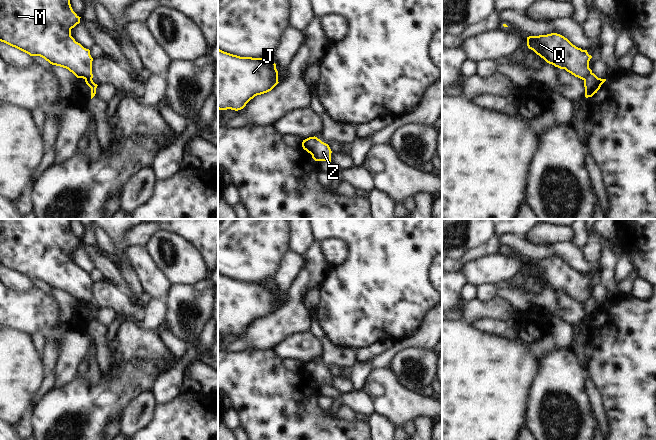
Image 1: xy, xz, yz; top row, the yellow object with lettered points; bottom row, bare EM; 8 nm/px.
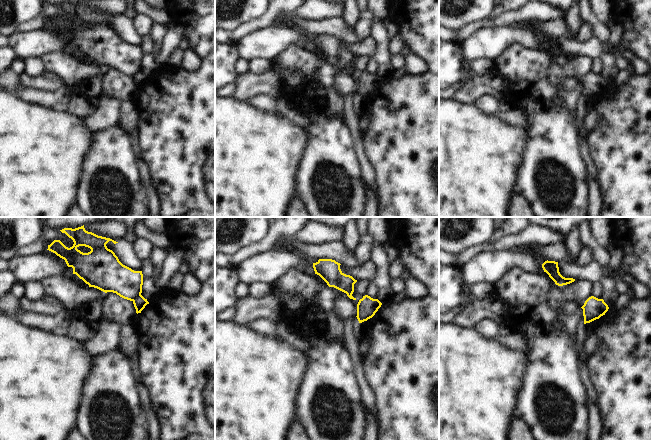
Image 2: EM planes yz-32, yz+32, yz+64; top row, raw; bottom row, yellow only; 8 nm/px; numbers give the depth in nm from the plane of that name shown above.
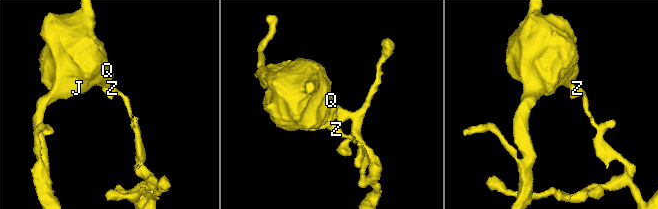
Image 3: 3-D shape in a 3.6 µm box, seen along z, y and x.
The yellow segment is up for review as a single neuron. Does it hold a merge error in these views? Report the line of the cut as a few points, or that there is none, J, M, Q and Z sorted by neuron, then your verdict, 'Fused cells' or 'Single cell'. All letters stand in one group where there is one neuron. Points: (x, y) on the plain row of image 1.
Split along yz (591, 295), (583, 303). Groups: J M Q / Z. Fused cells.

